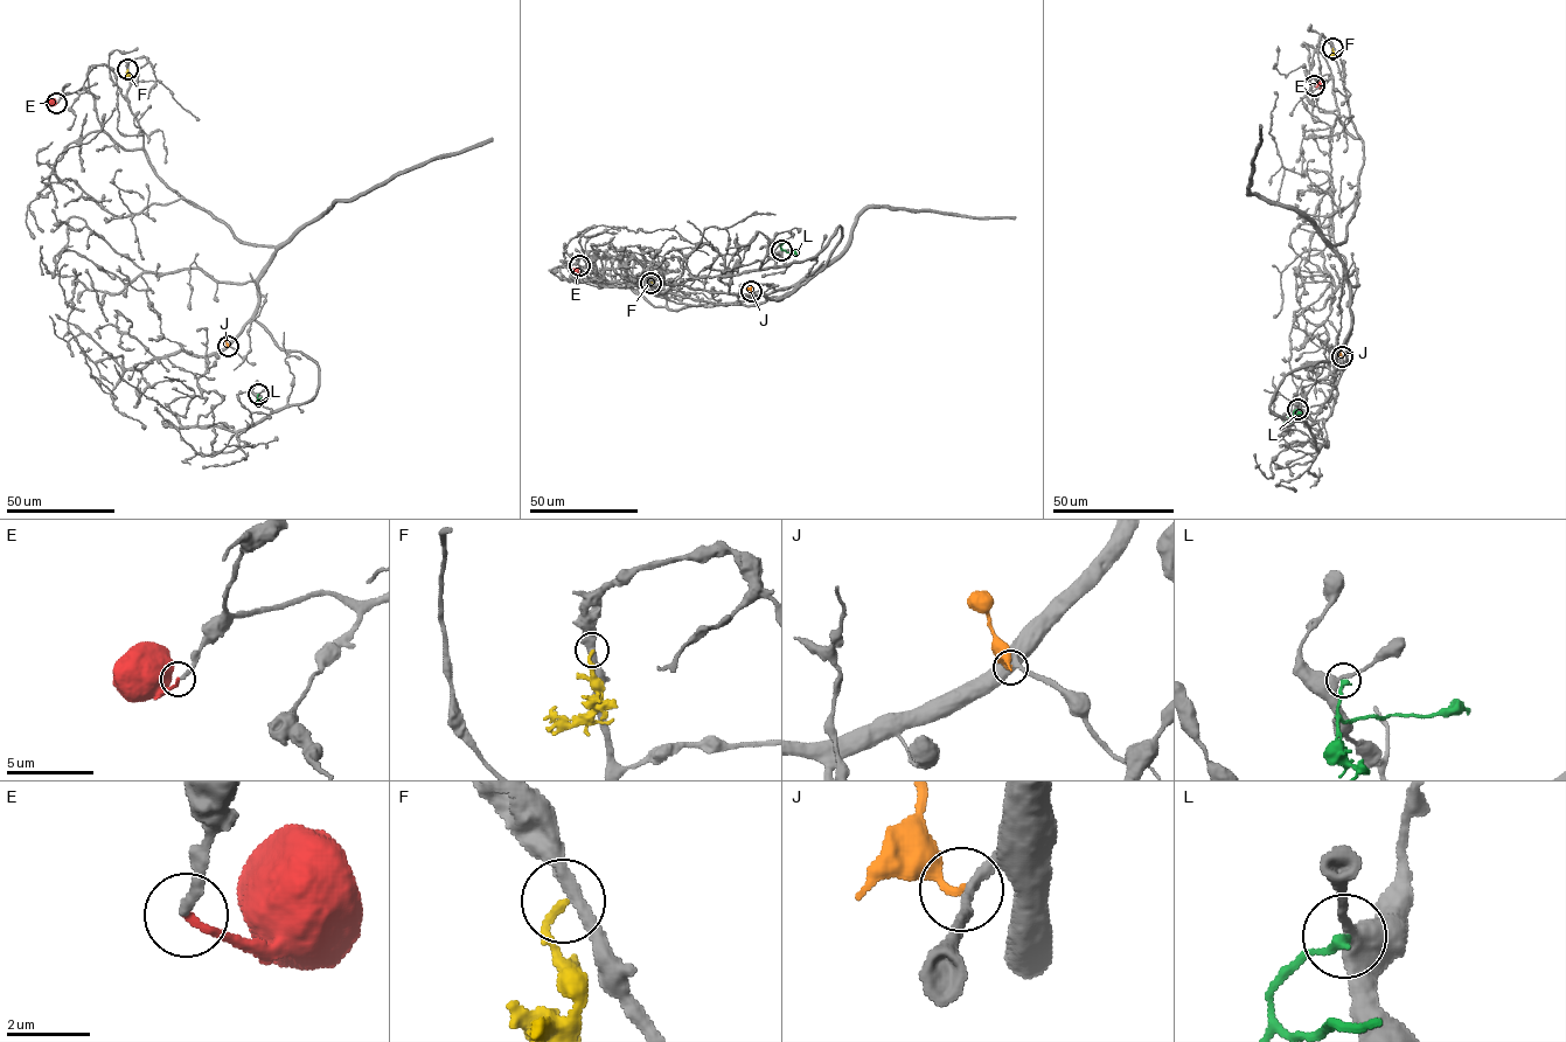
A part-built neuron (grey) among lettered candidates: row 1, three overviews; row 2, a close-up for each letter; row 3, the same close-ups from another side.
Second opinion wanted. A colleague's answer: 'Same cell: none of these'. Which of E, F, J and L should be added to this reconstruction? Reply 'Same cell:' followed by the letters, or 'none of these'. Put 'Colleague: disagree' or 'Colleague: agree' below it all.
Same cell: J
Colleague: disagree

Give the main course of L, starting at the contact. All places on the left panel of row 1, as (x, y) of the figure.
L: (258, 394), (258, 398), (273, 398)

